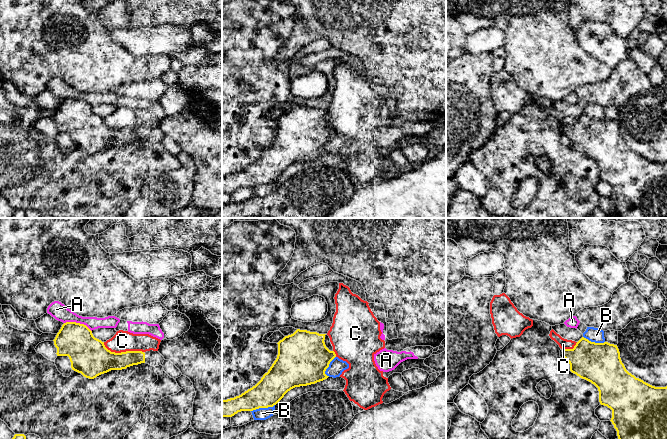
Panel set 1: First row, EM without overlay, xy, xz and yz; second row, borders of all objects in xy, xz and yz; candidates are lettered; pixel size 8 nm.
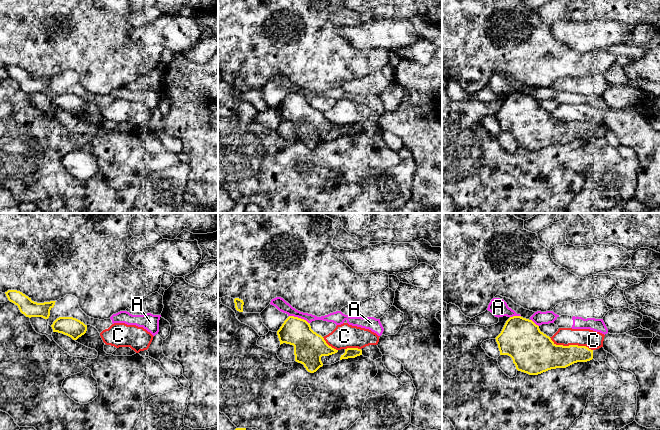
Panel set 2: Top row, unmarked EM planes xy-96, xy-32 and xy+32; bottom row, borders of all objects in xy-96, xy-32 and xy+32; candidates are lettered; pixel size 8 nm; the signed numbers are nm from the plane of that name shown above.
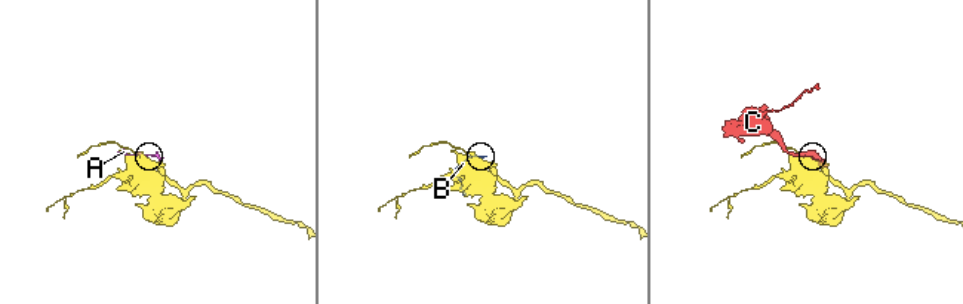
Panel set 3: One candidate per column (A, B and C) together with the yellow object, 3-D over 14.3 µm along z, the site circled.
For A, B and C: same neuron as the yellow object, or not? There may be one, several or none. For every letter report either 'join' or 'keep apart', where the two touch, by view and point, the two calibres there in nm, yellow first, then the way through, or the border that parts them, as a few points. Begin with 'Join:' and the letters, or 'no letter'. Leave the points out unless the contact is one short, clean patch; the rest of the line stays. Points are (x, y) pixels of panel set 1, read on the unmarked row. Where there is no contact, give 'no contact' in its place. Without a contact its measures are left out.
Join: C
A: keep apart | xy (78, 99) | 280/140 nm
B: keep apart | xz (262, 183) | 240/100 nm
C: join | xy (122, 128) | 280/170 nm

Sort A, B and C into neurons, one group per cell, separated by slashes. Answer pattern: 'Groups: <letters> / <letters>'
Groups: A B / C

